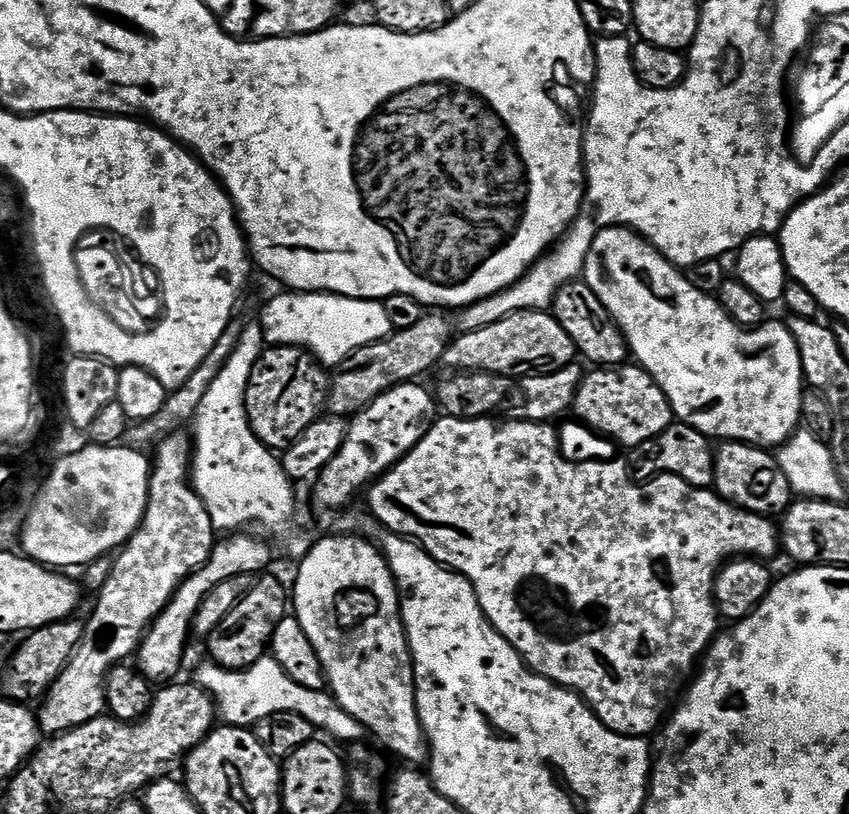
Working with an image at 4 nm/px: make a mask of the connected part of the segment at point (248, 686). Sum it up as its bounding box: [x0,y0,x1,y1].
[194,654,370,744]

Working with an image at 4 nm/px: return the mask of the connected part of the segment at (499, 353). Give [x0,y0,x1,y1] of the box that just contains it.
[443,311,578,378]

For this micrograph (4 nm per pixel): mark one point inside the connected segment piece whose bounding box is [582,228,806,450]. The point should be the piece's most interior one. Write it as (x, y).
(746, 385)

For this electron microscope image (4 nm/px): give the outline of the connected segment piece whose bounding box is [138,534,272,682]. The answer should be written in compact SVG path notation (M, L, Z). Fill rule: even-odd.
M228 534L223 538L217 539L212 545L212 555L209 556L208 561L205 562L197 570L197 572L191 572L182 583L176 588L175 594L172 596L172 600L162 609L160 615L152 621L147 632L144 633L144 639L140 641L138 649L138 667L149 681L156 682L156 680L164 680L160 682L168 682L173 679L172 676L180 668L180 663L184 660L184 647L188 644L188 636L193 635L193 620L195 615L198 614L199 607L202 606L204 596L210 594L214 590L214 586L218 586L226 578L234 578L241 574L260 574L265 571L264 568L272 560L272 548L264 540L259 540L256 536L244 536L248 534Z

